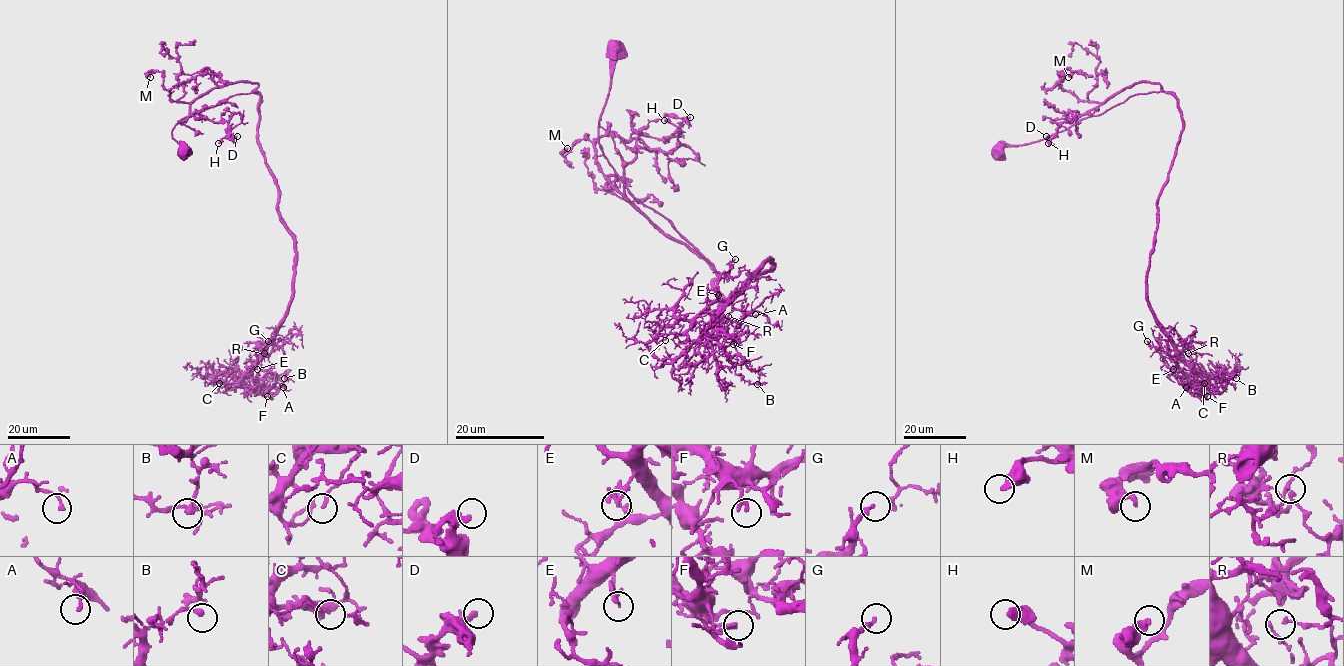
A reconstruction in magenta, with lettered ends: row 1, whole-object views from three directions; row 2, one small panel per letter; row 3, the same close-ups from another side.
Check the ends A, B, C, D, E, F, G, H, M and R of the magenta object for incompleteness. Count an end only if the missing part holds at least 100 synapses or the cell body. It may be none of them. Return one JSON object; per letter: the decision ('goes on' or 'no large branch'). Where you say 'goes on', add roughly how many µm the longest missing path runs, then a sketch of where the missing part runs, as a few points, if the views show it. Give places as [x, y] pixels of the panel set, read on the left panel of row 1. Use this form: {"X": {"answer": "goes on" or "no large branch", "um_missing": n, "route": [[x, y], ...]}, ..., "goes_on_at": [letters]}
{"A": {"answer": "no large branch"}, "B": {"answer": "no large branch"}, "C": {"answer": "no large branch"}, "D": {"answer": "no large branch"}, "E": {"answer": "no large branch"}, "F": {"answer": "no large branch"}, "G": {"answer": "no large branch"}, "H": {"answer": "no large branch"}, "M": {"answer": "no large branch"}, "R": {"answer": "no large branch"}, "goes_on_at": []}

